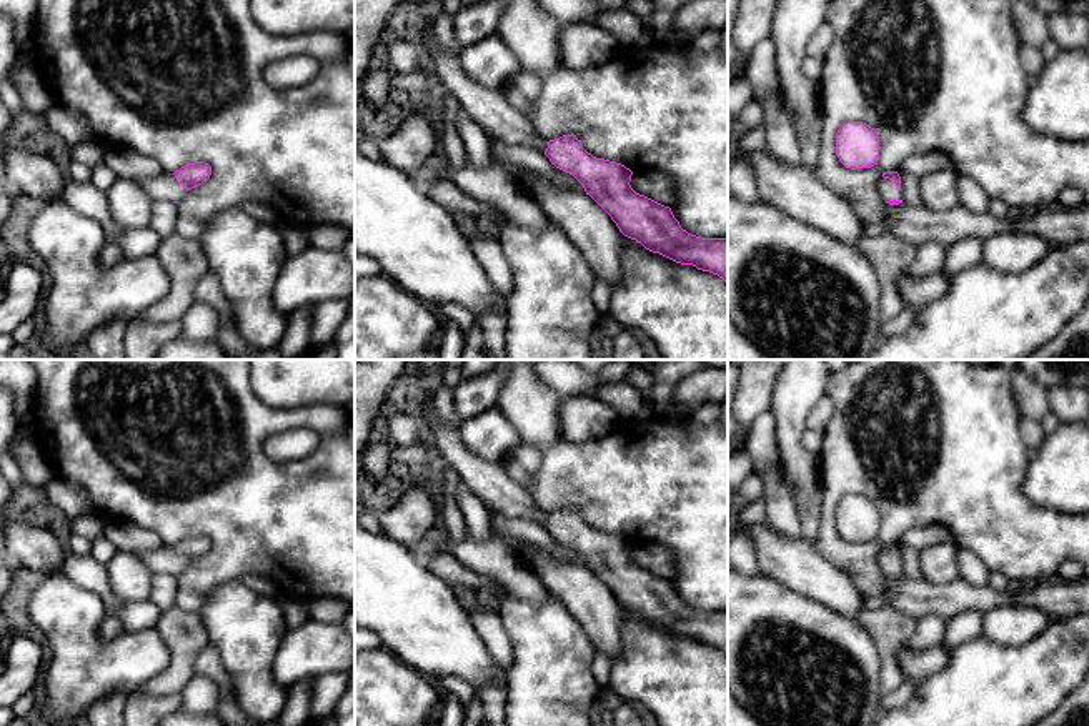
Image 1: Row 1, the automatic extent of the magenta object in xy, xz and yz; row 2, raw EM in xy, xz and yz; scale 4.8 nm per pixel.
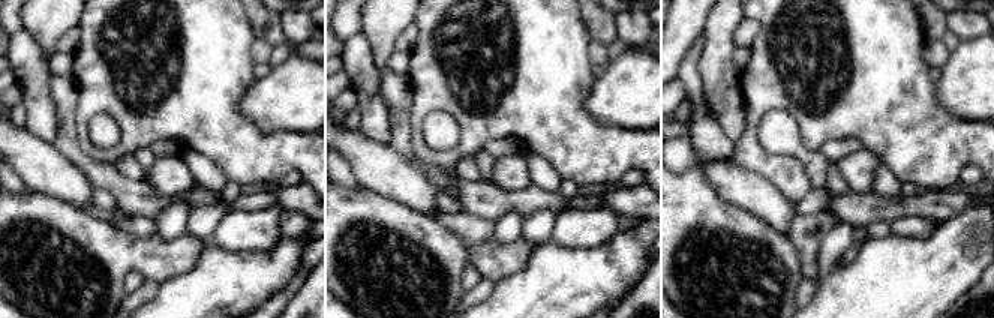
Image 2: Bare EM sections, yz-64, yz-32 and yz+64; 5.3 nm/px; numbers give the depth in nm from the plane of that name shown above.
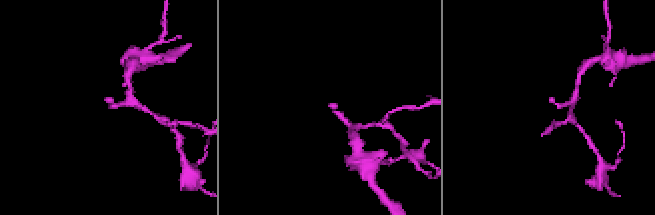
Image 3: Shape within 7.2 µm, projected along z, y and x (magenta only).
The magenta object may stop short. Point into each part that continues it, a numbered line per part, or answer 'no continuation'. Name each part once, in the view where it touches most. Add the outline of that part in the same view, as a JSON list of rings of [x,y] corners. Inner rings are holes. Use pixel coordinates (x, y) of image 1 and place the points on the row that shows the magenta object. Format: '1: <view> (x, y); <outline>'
1: yz (888, 190); [[[883,175],[879,178],[878,188],[879,188],[883,200],[886,200],[886,201],[903,200],[901,190],[893,183],[893,180],[884,178]]]

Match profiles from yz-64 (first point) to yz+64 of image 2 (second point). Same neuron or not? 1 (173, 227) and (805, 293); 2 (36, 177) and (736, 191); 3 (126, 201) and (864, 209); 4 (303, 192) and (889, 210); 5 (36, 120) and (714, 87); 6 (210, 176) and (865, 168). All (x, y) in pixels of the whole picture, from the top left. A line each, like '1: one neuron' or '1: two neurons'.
1: one neuron
2: one neuron
3: one neuron
4: one neuron
5: two neurons
6: two neurons

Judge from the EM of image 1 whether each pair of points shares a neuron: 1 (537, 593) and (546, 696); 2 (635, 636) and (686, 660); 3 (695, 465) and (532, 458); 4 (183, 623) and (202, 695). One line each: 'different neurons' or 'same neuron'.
1: different neurons
2: same neuron
3: different neurons
4: different neurons

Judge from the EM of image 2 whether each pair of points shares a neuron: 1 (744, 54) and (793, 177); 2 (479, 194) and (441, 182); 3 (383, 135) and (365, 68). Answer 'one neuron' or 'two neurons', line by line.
1: two neurons
2: one neuron
3: one neuron

